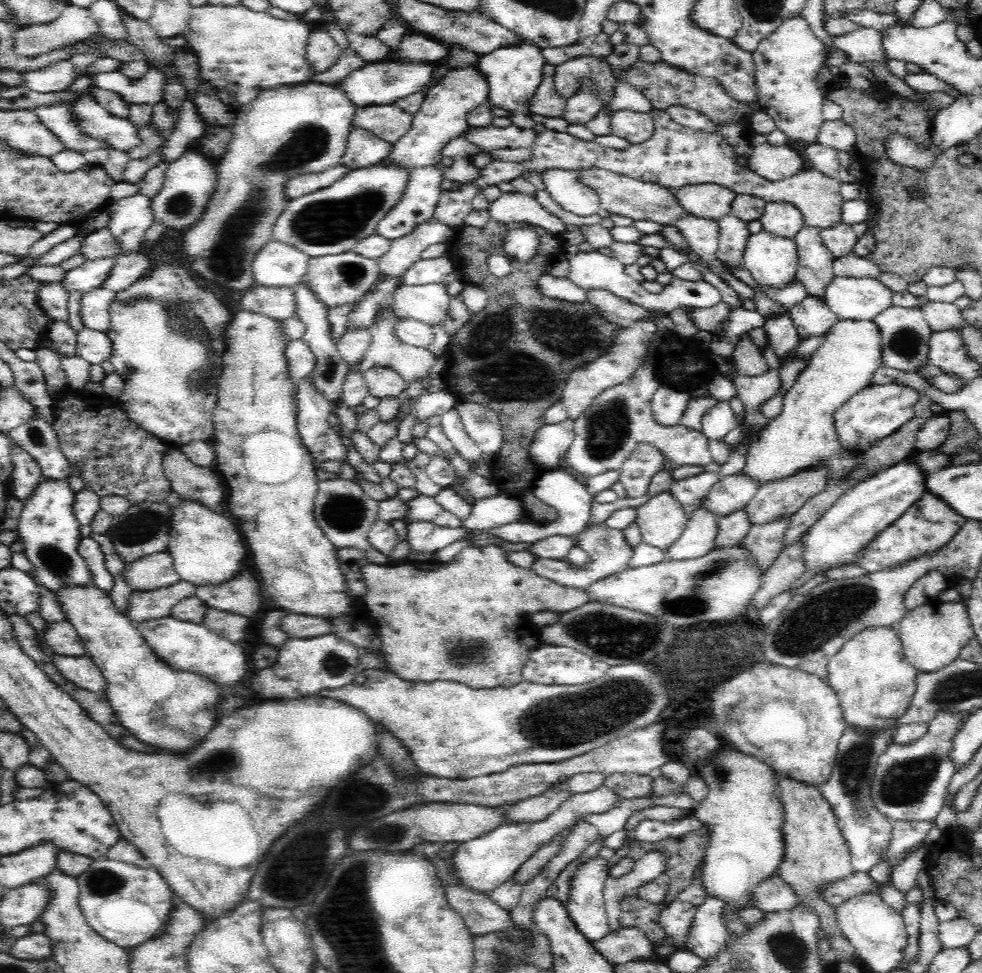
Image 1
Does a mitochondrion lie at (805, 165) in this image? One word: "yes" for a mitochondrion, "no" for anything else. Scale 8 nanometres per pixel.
no

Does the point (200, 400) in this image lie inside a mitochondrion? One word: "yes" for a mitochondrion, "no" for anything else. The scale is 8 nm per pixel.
no

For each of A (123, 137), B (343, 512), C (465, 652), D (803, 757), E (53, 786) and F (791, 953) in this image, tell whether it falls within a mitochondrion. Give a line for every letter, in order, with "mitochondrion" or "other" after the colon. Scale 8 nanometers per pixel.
A: other
B: mitochondrion
C: mitochondrion
D: other
E: other
F: mitochondrion

